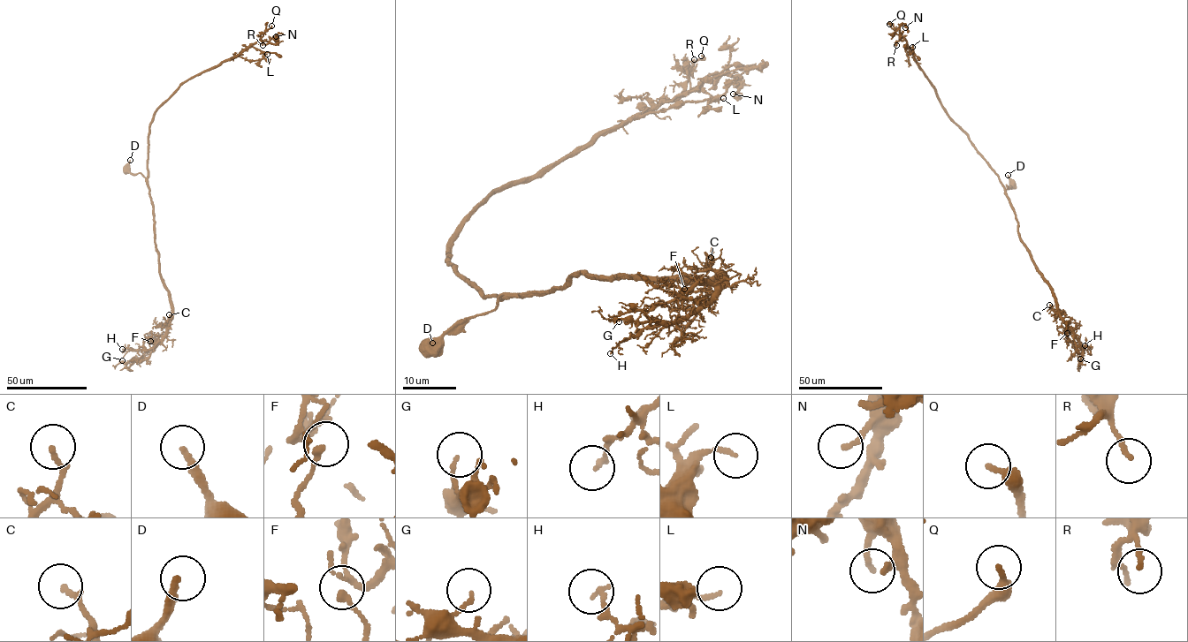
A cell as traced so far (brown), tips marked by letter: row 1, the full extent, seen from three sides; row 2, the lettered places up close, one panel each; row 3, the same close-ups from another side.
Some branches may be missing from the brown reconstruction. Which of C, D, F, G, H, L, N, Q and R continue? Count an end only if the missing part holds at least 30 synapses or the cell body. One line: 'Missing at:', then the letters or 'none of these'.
Missing at: Q

